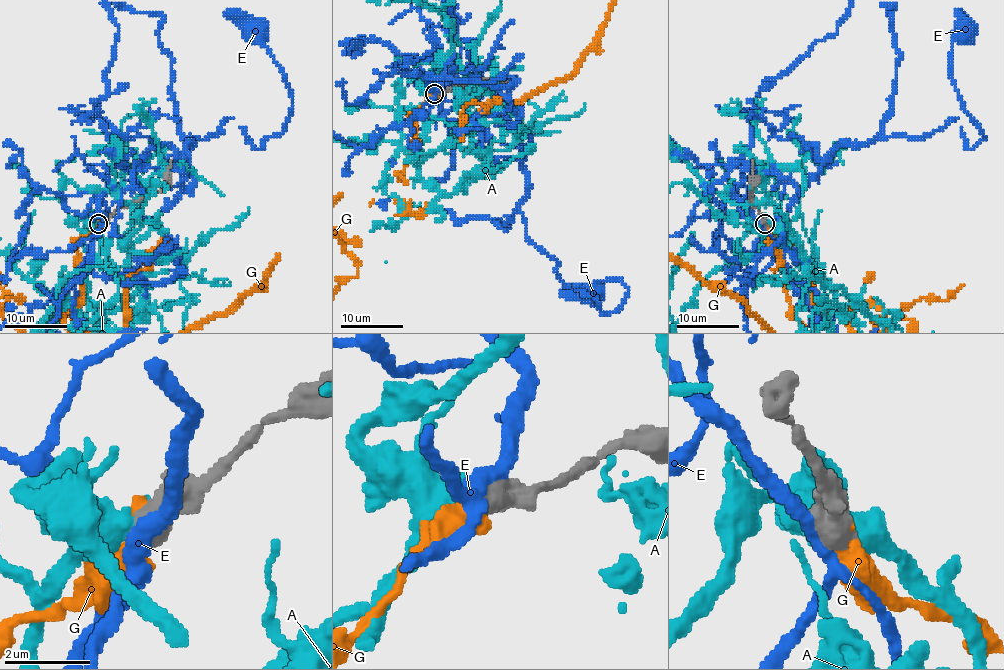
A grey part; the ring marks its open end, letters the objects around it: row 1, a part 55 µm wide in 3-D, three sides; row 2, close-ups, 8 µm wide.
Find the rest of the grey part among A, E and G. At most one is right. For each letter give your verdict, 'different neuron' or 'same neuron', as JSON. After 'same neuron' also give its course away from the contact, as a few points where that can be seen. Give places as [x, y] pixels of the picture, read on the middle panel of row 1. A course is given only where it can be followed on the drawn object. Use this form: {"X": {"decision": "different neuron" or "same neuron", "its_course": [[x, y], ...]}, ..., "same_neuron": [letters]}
{"A": {"decision": "different neuron"}, "E": {"decision": "different neuron"}, "G": {"decision": "same neuron"}, "same_neuron": ["G"]}

